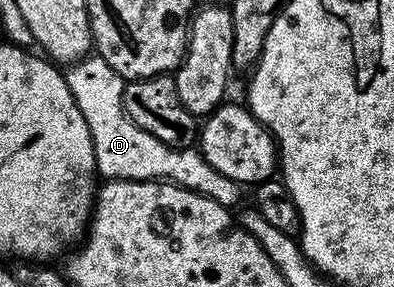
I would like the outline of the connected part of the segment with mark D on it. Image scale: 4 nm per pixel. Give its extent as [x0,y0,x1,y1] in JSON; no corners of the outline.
[64,53,242,209]

